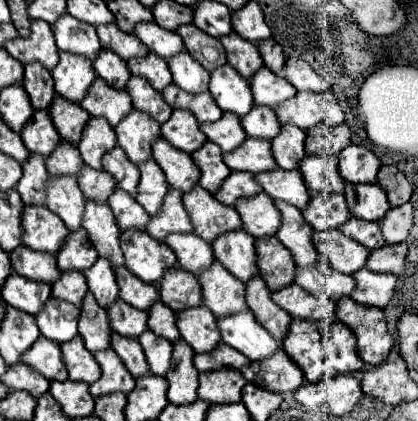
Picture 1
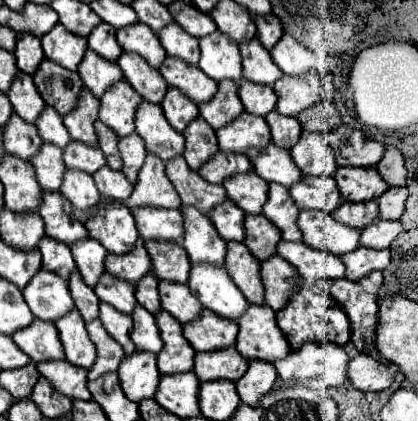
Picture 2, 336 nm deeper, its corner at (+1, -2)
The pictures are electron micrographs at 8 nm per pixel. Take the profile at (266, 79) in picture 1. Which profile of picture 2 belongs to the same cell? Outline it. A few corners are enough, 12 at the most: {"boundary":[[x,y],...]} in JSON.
{"boundary":[[258,38],[240,42],[242,76],[272,86],[282,78]]}

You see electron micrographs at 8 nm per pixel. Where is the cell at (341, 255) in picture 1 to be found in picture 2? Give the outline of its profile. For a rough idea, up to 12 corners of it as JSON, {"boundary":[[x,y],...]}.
{"boundary":[[300,210],[306,244],[338,256],[356,250],[360,232],[322,210]]}

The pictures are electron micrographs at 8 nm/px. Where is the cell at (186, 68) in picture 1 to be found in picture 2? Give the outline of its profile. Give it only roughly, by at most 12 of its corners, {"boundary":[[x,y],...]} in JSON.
{"boundary":[[178,22],[162,28],[160,38],[168,56],[192,66],[200,58],[198,38]]}

